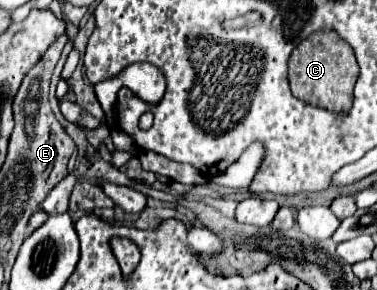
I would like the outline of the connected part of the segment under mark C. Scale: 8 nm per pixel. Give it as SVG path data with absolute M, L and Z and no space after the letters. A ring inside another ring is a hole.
M331 29L317 31L303 39L289 59L289 83L295 97L315 107L331 111L347 111L353 103L353 85L357 83L359 67L353 49Z

